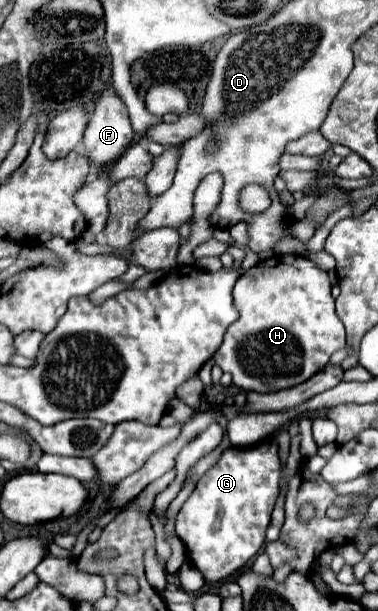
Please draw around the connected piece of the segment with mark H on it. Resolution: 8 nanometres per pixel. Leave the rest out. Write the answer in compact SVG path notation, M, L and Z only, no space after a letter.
M279 255L279 261L261 261L259 265L251 267L249 271L245 271L245 277L239 277L233 289L233 301L235 301L235 309L239 311L239 319L235 323L229 325L225 339L221 343L221 347L215 351L215 363L233 375L233 383L245 391L261 391L261 393L269 393L269 391L279 391L279 389L287 389L293 385L299 385L303 381L307 381L309 377L313 377L317 371L321 371L327 363L329 357L341 347L345 345L345 327L341 319L339 319L335 310L335 299L331 297L331 283L325 271L321 271L315 263L311 263L307 257L301 255Z

